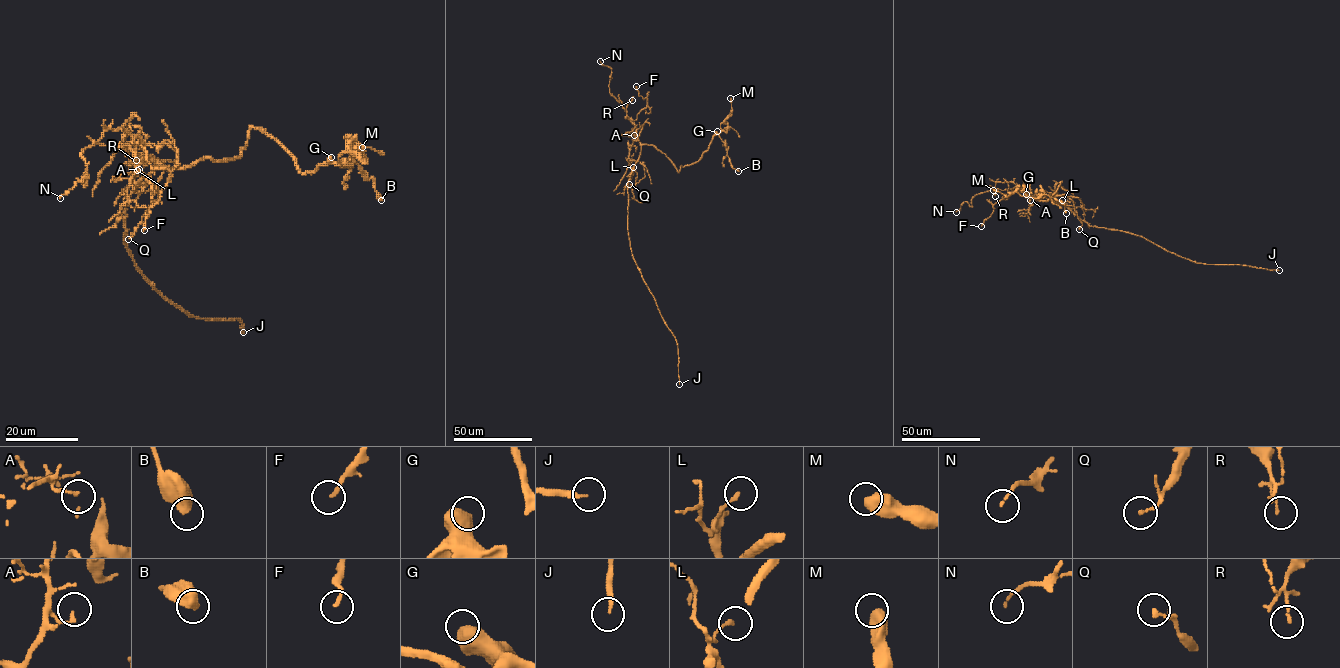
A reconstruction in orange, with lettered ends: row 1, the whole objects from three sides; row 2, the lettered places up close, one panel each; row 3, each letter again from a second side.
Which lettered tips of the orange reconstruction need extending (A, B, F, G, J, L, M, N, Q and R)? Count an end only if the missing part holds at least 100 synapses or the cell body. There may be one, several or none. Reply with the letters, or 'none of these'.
J

